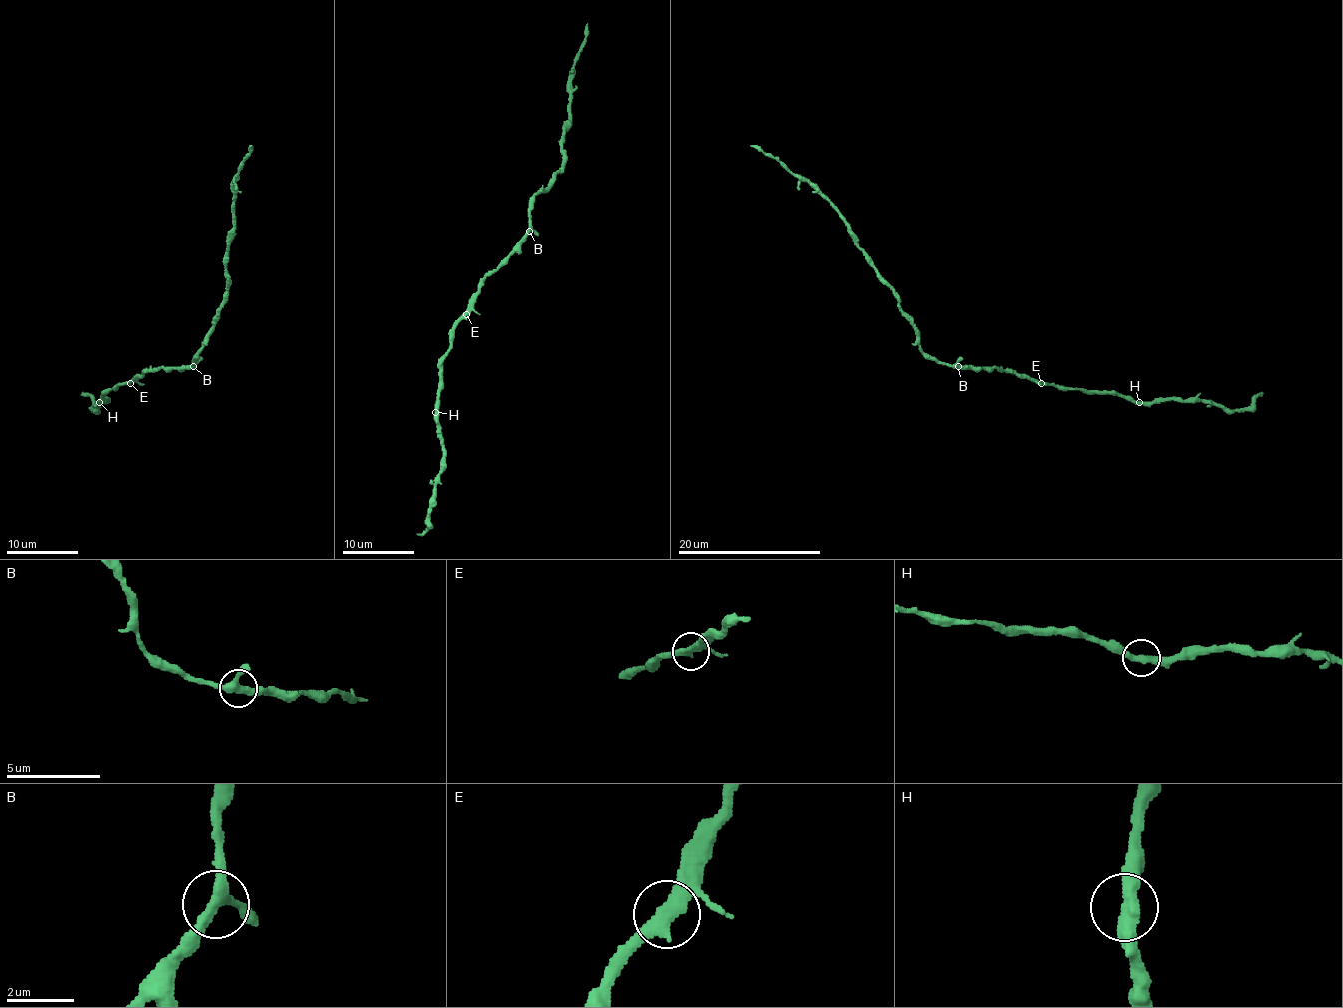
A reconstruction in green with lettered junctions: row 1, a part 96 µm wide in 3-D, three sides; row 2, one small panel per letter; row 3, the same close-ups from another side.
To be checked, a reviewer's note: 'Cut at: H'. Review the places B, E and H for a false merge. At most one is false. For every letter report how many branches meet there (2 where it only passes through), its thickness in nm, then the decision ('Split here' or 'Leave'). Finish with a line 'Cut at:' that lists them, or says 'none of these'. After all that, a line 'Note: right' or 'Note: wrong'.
B: Branches: 3. Thickness 320 nm. Leave
E: Branches: 3. Thickness 320 nm. Leave
H: Branches: 2. Thickness 380 nm. Leave
Cut at: none of these
Note: wrong

